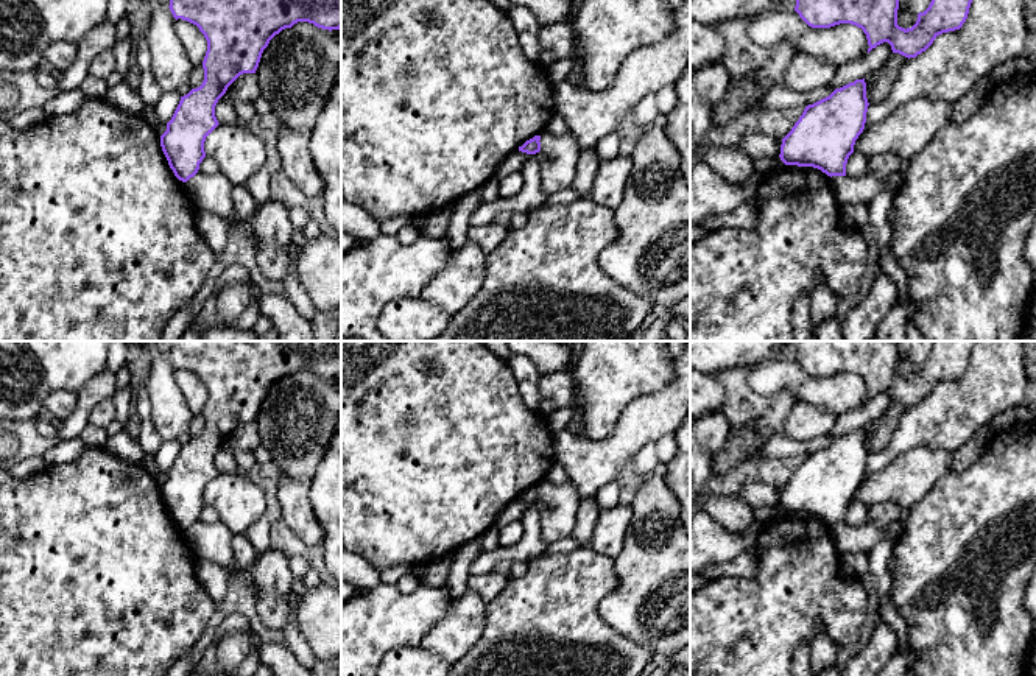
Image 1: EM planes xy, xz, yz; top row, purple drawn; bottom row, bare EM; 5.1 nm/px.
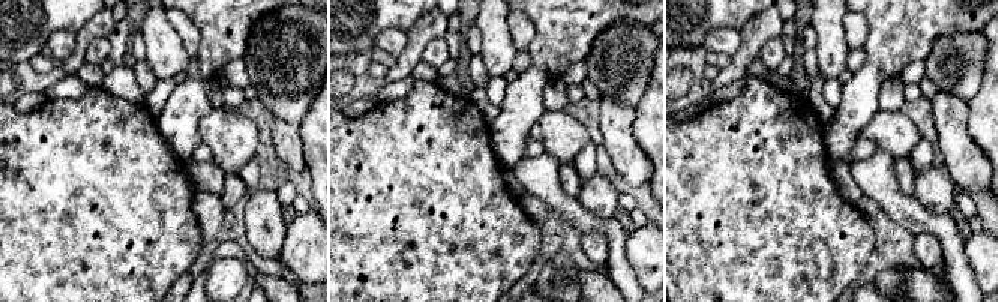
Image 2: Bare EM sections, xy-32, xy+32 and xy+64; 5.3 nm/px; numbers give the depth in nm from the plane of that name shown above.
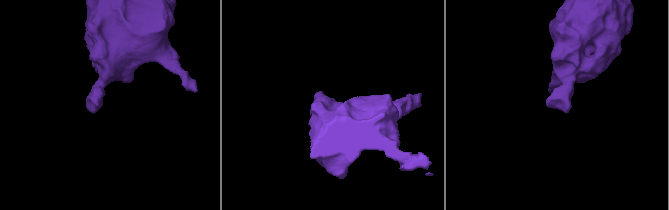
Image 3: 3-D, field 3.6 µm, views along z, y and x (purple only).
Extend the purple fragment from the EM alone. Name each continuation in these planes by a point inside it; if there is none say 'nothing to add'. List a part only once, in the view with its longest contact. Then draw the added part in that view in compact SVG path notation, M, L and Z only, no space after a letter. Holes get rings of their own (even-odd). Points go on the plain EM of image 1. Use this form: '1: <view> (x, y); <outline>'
nothing to add

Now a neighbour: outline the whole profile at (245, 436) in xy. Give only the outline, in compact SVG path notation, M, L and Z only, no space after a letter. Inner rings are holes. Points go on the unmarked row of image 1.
M255 422L240 424L226 439L235 452L251 450L254 452L260 445L259 428Z

